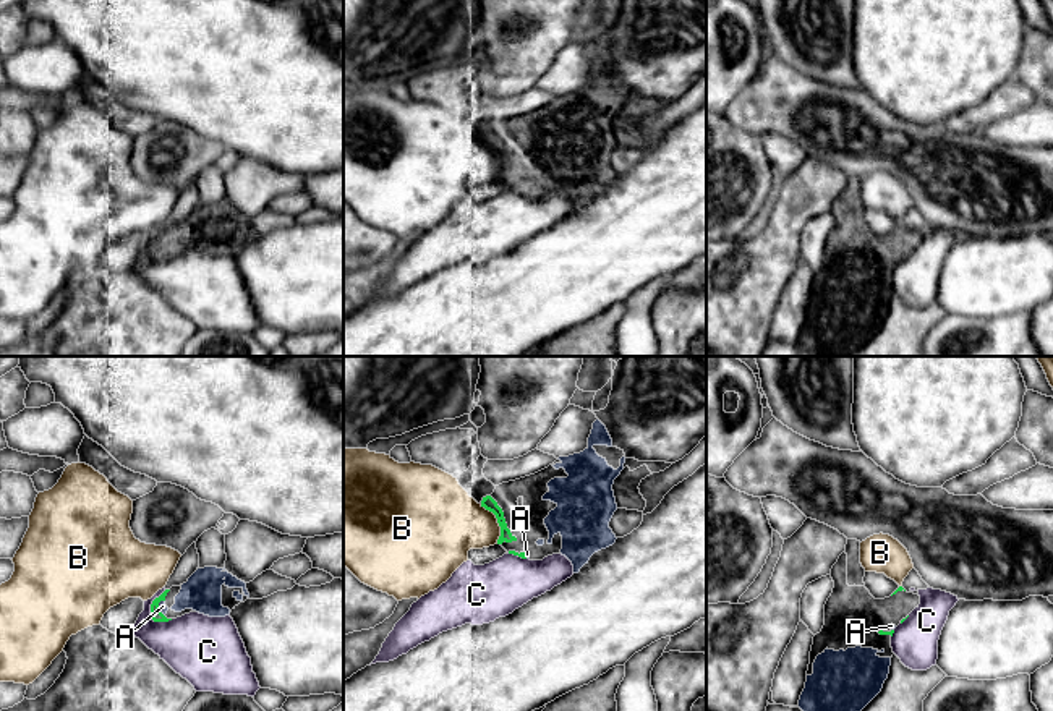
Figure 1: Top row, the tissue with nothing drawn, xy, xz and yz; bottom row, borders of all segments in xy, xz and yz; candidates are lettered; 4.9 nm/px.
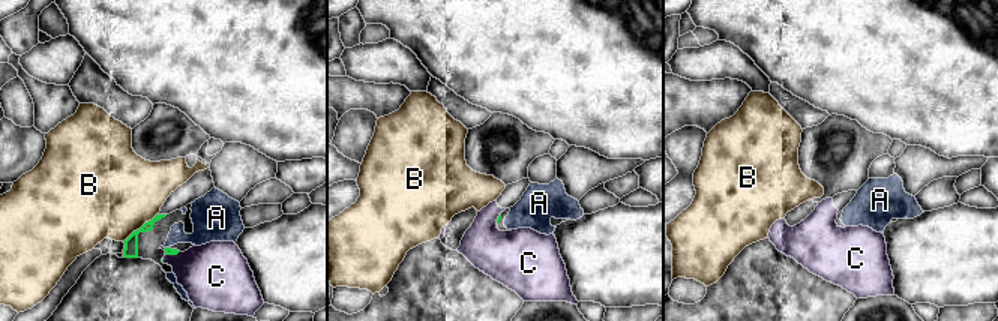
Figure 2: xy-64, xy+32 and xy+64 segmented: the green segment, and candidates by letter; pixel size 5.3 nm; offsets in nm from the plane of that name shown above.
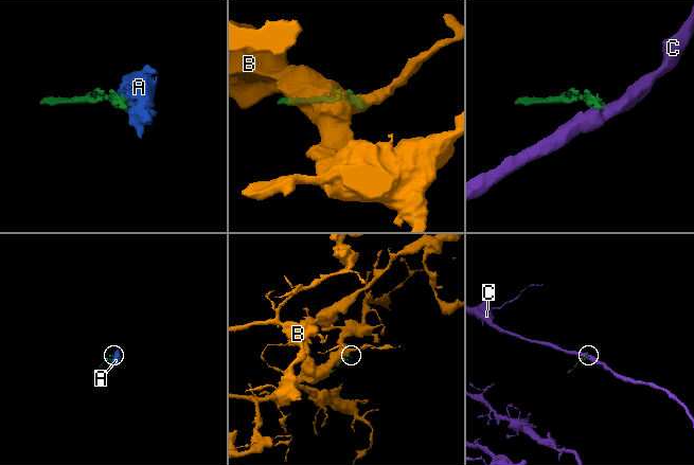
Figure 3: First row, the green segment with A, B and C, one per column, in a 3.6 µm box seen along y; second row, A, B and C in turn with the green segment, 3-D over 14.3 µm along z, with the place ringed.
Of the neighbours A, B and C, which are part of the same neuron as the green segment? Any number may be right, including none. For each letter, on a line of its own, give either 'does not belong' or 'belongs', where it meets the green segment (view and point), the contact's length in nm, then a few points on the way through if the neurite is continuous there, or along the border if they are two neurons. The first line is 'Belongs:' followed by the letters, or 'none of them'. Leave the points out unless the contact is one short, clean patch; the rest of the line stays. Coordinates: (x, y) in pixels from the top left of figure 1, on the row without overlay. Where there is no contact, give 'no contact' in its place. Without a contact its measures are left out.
Belongs: A
A: belongs; meets green in xy at (157, 245); contact 90 nm long
B: does not belong; meets green in xz at (498, 159); contact 220 nm long; border along xz (480, 141), (496, 156), (499, 164), (498, 180)
C: does not belong; meets green in xy at (151, 243); contact 180 nm long; border along xy (166, 227), (151, 242), (151, 256), (154, 259)

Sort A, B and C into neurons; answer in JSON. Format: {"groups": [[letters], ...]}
{"groups": [["A"], ["B"], ["C"]]}

